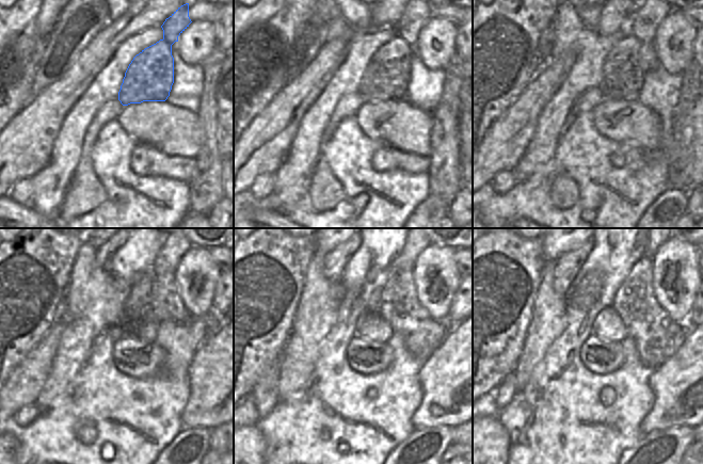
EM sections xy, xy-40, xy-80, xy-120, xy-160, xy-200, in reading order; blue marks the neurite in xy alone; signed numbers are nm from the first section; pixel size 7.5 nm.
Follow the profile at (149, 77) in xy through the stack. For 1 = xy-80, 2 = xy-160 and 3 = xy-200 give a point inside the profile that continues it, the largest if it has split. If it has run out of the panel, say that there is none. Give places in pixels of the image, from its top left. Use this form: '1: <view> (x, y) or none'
1: xy-80 (623, 77)
2: xy-160 (411, 250)
3: xy-200 (650, 251)

